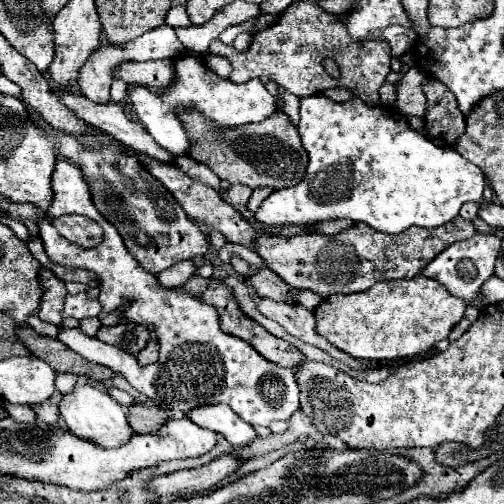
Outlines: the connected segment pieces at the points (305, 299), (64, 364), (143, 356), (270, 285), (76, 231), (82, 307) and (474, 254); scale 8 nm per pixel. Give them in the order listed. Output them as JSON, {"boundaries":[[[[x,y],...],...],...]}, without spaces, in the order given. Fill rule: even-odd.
{"boundaries":[[[[292,290],[292,292],[296,294],[296,302],[306,306],[308,310],[314,310],[322,300],[318,294],[312,294],[312,292],[302,292],[302,290]]],[[[20,326],[20,330],[16,334],[20,336],[20,342],[36,358],[50,364],[52,370],[56,370],[56,372],[72,372],[72,374],[86,376],[90,380],[102,380],[102,382],[116,376],[116,372],[112,372],[110,368],[88,362],[86,358],[82,358],[74,350],[70,350],[66,344],[62,344],[58,338],[48,338],[48,336],[36,334],[30,326]]],[[[150,340],[150,342],[138,352],[138,362],[140,362],[142,366],[146,366],[146,364],[150,364],[150,362],[156,362],[156,360],[158,360],[158,350],[160,350],[158,342],[156,342],[156,340]]],[[[258,268],[250,278],[248,284],[258,292],[258,296],[276,300],[276,302],[284,302],[286,294],[288,294],[288,284],[284,284],[284,280],[280,280],[280,276],[276,276],[274,272],[270,272],[270,268]]],[[[68,214],[68,216],[56,218],[54,226],[66,240],[70,240],[72,244],[78,244],[82,248],[98,246],[104,236],[104,230],[94,220],[88,220],[86,216],[78,216],[78,214]]],[[[68,294],[62,314],[64,316],[72,316],[76,320],[98,316],[100,314],[100,302],[88,298],[88,294],[74,294],[74,296]]],[[[476,234],[464,242],[454,242],[422,270],[422,276],[440,282],[452,296],[462,298],[466,304],[478,306],[478,304],[482,304],[480,288],[494,274],[494,262],[496,262],[496,256],[500,250],[500,242],[502,240],[492,234]]]]}

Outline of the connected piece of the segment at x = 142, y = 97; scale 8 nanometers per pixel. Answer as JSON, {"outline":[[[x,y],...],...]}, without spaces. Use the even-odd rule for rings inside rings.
{"outline":[[[186,54],[174,60],[174,80],[164,92],[154,94],[146,86],[134,86],[130,90],[128,98],[130,98],[130,104],[134,106],[138,120],[144,124],[144,128],[150,132],[150,136],[162,148],[166,148],[168,152],[172,152],[176,156],[184,156],[192,146],[190,136],[186,134],[184,126],[176,118],[178,104],[196,106],[206,118],[214,120],[216,124],[220,124],[224,128],[232,128],[232,126],[240,126],[240,124],[248,124],[248,122],[262,122],[276,112],[276,98],[264,88],[264,84],[258,78],[248,80],[244,84],[234,84],[232,80],[224,80],[224,78],[216,76],[208,68],[206,62],[202,62],[194,56],[186,56]]]}

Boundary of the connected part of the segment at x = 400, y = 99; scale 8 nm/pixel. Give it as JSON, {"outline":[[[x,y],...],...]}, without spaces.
{"outline":[[[410,66],[408,72],[398,82],[394,108],[402,116],[420,116],[420,118],[424,118],[424,112],[426,112],[426,96],[422,92],[422,80],[424,78],[426,78],[426,72],[422,68]]]}

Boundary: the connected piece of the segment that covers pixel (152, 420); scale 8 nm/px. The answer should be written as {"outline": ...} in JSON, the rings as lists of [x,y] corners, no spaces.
{"outline":[[[134,402],[124,412],[134,432],[154,432],[168,418],[168,414],[160,406],[148,406],[144,402]]]}

